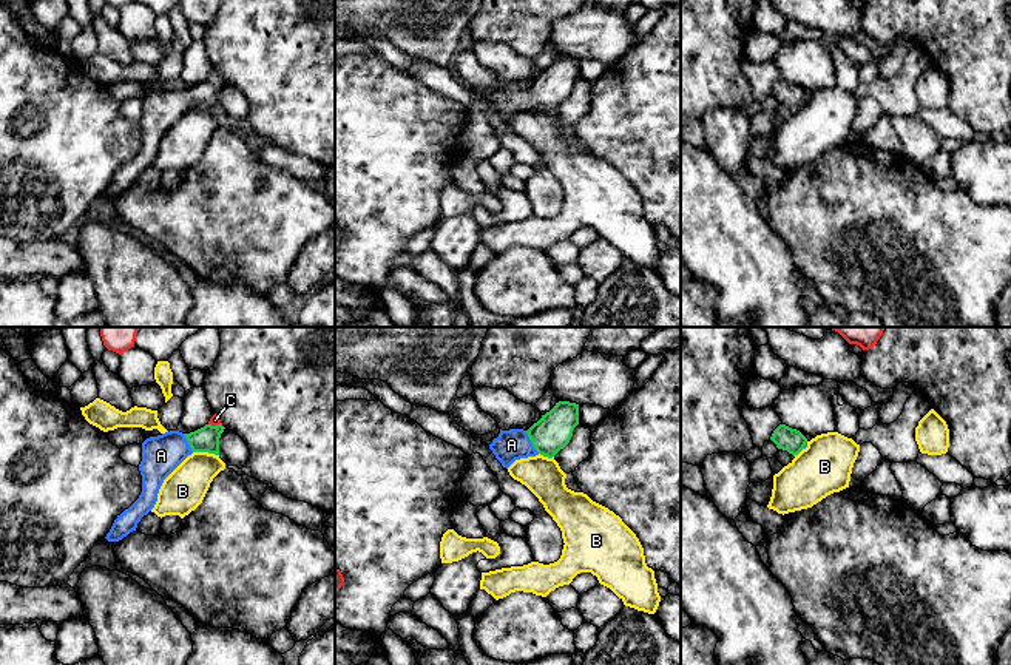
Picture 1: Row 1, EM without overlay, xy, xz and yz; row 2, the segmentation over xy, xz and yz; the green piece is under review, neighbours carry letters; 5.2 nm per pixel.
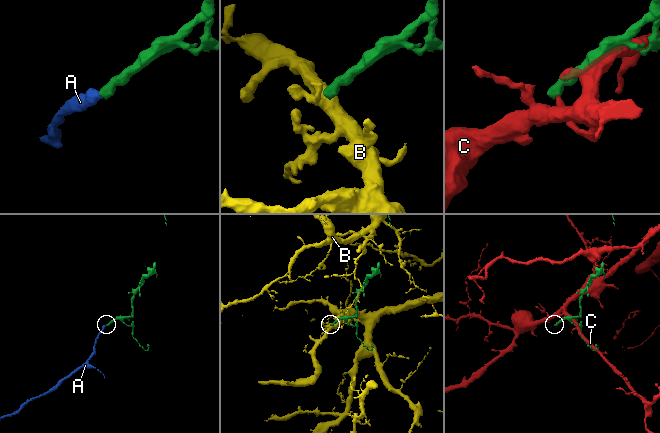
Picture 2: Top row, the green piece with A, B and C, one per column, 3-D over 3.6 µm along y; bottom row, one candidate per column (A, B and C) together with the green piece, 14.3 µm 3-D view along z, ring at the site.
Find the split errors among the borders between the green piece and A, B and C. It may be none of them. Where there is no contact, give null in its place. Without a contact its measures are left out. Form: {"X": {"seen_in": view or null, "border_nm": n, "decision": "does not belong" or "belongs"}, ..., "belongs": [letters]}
{"A": {"seen_in": "xz", "border_nm": 140, "decision": "belongs"}, "B": {"seen_in": "xy", "border_nm": 140, "decision": "does not belong"}, "C": {"seen_in": "xy", "border_nm": 70, "decision": "does not belong"}, "belongs": ["A"]}

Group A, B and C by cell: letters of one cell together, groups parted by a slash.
A / B / C

